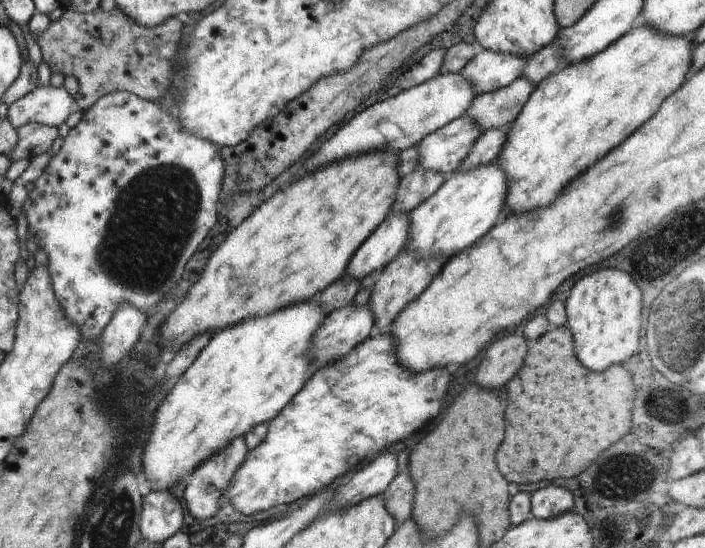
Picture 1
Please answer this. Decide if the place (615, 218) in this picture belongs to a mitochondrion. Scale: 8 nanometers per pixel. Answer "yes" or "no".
yes

